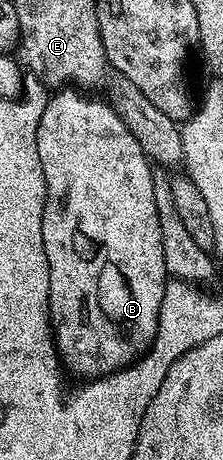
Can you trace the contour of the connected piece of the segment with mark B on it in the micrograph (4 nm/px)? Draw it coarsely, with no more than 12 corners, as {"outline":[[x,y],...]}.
{"outline":[[79,89],[37,125],[51,332],[134,362],[169,282],[151,163]]}

